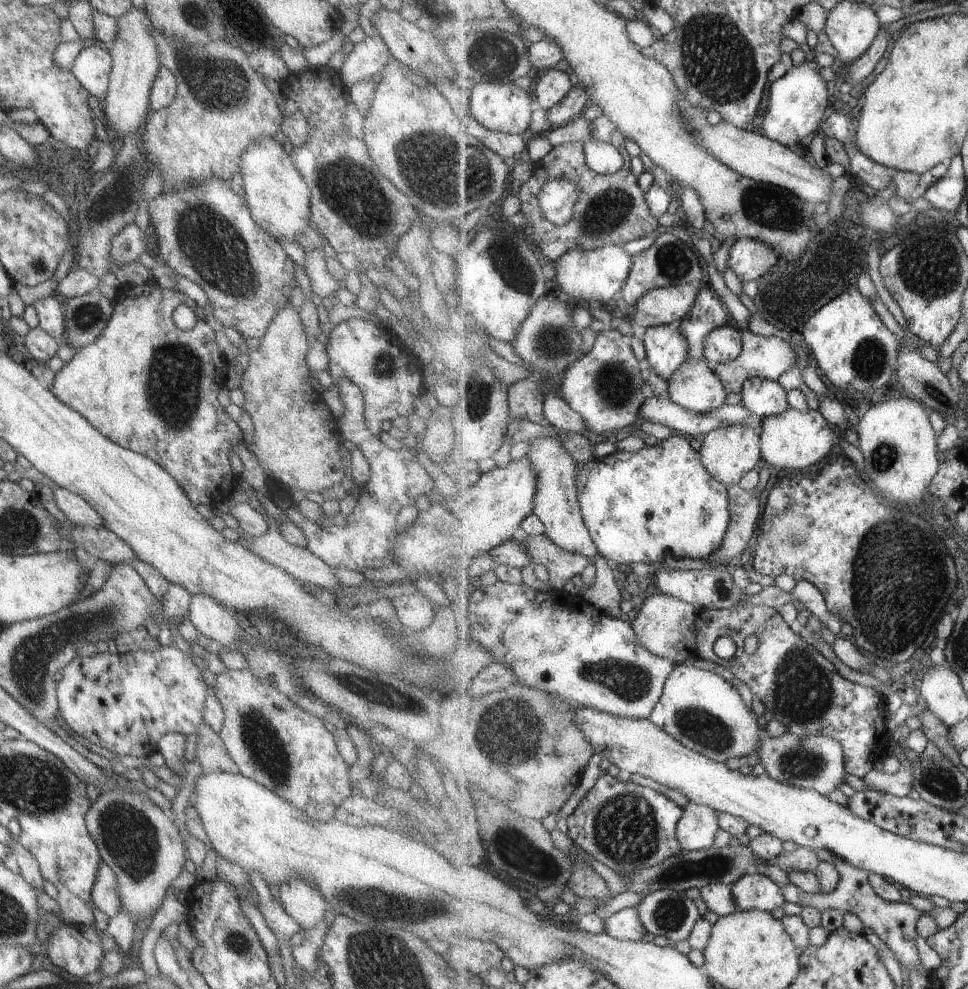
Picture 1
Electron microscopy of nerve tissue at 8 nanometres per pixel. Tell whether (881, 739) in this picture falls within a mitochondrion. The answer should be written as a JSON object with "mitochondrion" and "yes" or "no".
{"mitochondrion":"no"}

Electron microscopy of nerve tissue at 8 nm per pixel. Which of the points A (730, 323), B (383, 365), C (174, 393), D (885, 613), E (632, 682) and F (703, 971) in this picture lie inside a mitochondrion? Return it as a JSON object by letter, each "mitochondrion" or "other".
{"A":"other","B":"mitochondrion","C":"mitochondrion","D":"mitochondrion","E":"mitochondrion","F":"other"}

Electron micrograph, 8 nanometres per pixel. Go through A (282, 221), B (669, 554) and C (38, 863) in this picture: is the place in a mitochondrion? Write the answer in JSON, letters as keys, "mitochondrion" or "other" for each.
{"A":"other","B":"other","C":"other"}

